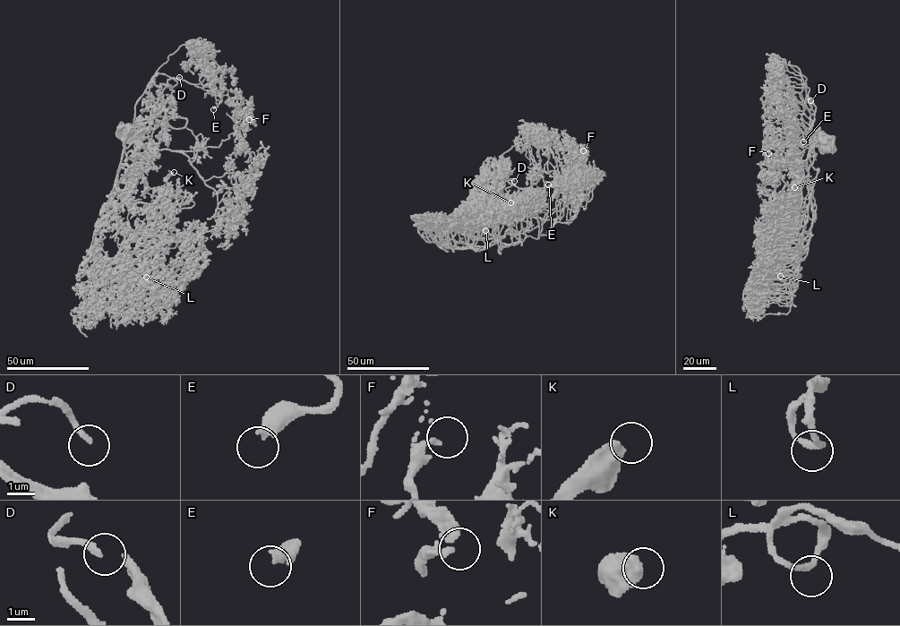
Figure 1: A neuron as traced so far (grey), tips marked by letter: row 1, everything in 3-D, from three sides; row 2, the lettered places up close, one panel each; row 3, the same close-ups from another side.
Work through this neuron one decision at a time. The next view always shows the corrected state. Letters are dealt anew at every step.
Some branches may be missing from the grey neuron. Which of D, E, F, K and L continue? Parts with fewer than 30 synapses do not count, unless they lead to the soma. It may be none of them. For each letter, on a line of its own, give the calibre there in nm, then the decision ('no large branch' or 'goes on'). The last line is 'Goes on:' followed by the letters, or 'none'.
D: calibre 200 nm; goes on
E: calibre 400 nm; goes on
F: calibre 200 nm; no large branch
K: calibre 460 nm; no large branch
L: calibre 180 nm; no large branch
Goes on: D, E

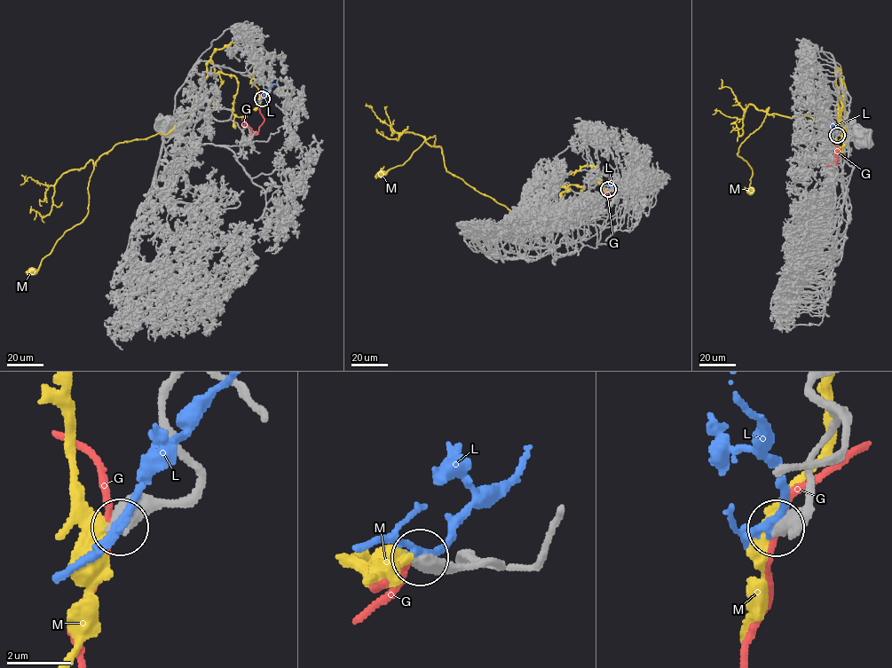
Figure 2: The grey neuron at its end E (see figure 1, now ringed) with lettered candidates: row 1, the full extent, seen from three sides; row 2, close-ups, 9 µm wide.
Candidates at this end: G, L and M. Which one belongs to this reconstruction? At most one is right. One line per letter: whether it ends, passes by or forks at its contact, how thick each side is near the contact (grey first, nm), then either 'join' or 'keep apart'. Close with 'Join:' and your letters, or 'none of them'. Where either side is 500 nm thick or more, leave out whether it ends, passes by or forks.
G: 500 nm thick on the grey side, 180 nm on the other; keep apart
L: 600 nm thick on the grey side, 240 nm on the other; keep apart
M: it passes by; 480 nm thick on the grey side, 400 nm on the other; keep apart
Join: none of them

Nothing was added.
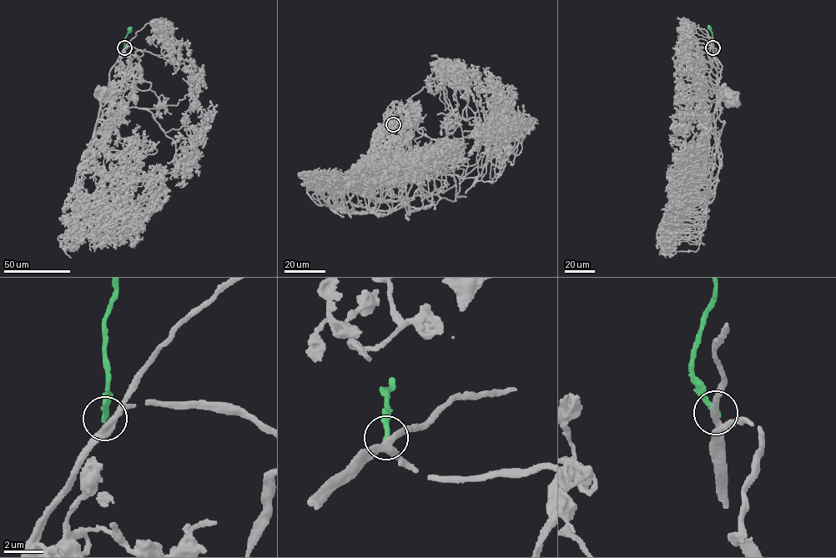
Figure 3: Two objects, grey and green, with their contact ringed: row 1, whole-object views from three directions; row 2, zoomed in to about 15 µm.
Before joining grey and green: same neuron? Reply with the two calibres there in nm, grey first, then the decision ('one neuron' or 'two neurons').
320/300 nm | two neurons

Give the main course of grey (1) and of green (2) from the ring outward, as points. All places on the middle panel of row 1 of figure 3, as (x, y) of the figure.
1: (393, 124), (385, 133), (371, 138), (371, 152), (369, 161), (362, 167), (363, 178)
2: (393, 124), (393, 119), (402, 105)

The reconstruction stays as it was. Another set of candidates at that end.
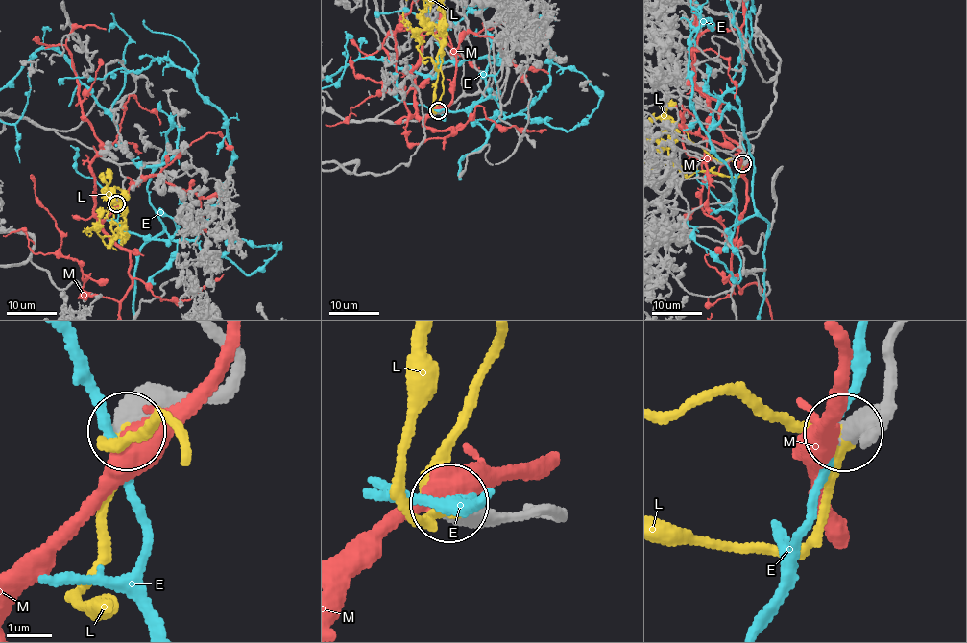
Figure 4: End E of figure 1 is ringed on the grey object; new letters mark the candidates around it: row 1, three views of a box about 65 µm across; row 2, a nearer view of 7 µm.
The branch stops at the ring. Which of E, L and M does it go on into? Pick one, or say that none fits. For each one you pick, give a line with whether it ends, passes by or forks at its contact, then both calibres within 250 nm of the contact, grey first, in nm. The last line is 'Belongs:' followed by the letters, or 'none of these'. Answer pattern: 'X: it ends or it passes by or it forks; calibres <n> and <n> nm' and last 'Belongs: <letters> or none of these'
L: it passes by; calibres 550 and 220 nm
Belongs: L

